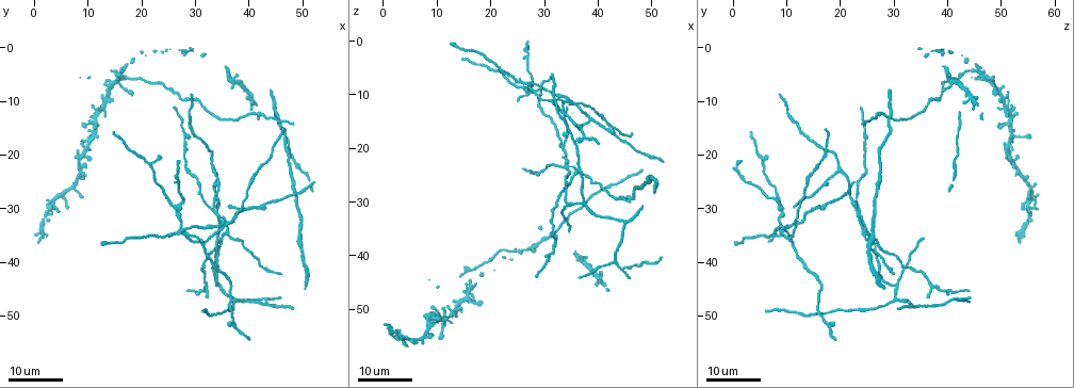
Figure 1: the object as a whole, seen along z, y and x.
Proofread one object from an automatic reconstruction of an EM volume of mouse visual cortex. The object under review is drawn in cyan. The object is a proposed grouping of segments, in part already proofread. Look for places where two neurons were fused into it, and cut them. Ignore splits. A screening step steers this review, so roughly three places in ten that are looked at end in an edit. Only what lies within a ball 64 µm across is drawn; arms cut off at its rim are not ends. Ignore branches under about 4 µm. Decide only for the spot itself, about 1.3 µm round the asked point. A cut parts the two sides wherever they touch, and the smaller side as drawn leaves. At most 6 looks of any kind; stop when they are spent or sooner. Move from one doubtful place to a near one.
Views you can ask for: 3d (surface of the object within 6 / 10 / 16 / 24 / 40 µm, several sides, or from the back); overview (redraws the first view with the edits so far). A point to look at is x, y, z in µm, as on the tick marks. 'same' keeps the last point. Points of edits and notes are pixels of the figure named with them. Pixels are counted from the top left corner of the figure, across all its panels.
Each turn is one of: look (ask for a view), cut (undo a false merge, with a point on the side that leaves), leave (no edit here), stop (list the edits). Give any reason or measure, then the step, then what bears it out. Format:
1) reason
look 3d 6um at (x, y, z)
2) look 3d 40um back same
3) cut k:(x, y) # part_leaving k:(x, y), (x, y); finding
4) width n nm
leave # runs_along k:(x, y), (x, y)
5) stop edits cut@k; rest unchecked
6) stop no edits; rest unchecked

two arms in line, one across
look 3d 16um at (37.0, 49.5, 16.5)

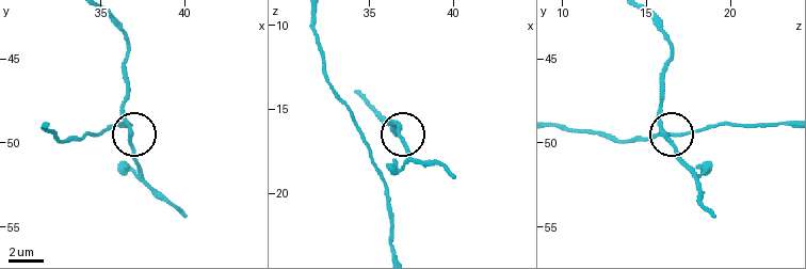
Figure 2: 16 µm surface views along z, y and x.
look 3d 6um at (36.9, 49.9, 16.5)

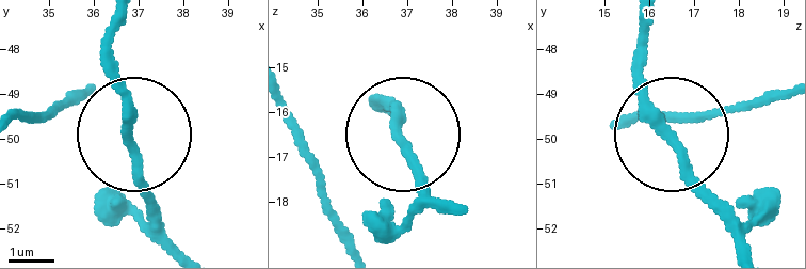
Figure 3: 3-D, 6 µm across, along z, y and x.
arms 3
leave # runs_along 3:(117, 26), (109, 72), (144, 228); all the same neuron

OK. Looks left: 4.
branch point
look 3d 24um at (31.0, 37.0, 11.5)

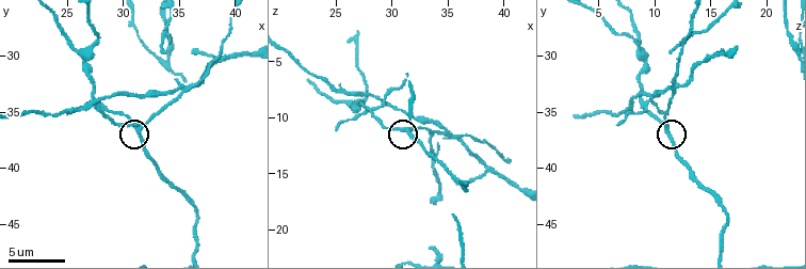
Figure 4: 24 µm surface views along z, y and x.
look 3d 10um at (31.6, 36.4, 11.0)

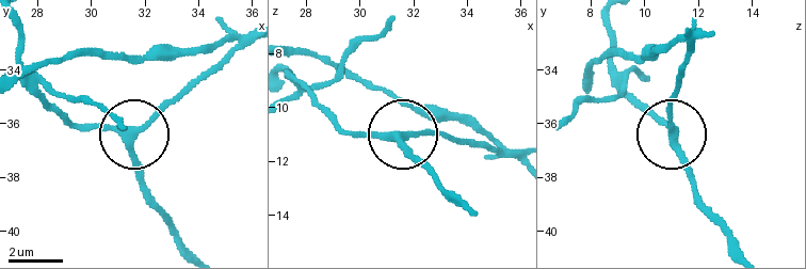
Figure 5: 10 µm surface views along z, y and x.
width 260 nm
leave # runs_along 5:(247, 35), (131, 133), (71, 125); one neuron here

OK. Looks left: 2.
three-way junction
look 3d 10um at (26.4, 29.6, 8.8)

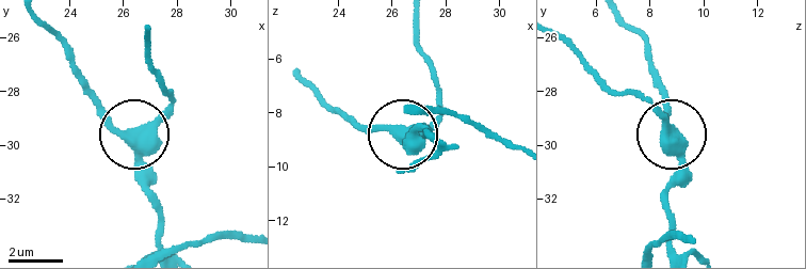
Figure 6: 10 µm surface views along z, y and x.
look 3d 6um at (26.7, 29.6, 8.8)

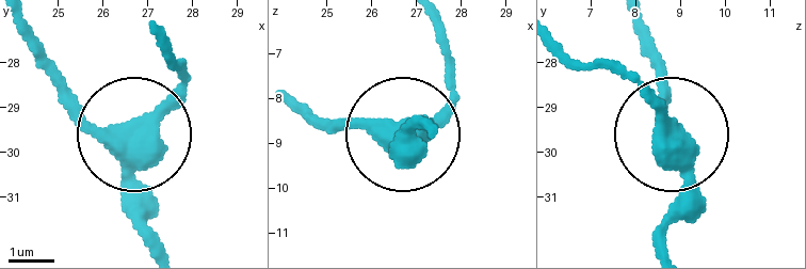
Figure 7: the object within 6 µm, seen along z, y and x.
width 410 nm
leave # runs_along 7:(161, 248), (130, 144), (188, 67); continuous, no second neuron

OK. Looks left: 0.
stop no edits; rest unchecked

